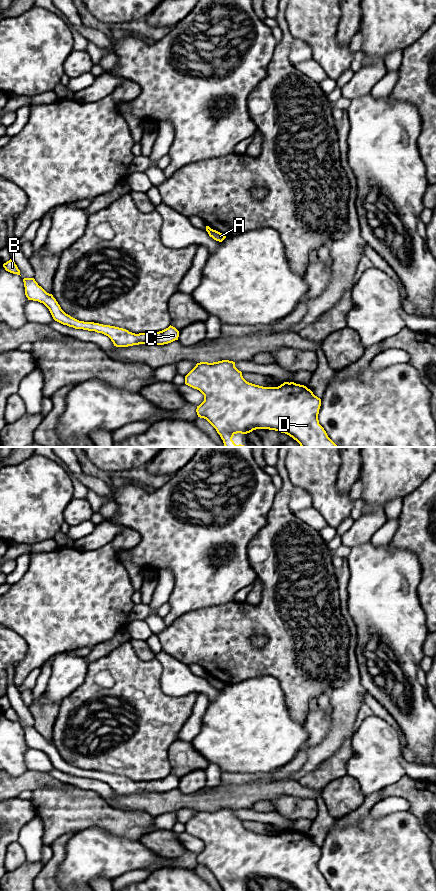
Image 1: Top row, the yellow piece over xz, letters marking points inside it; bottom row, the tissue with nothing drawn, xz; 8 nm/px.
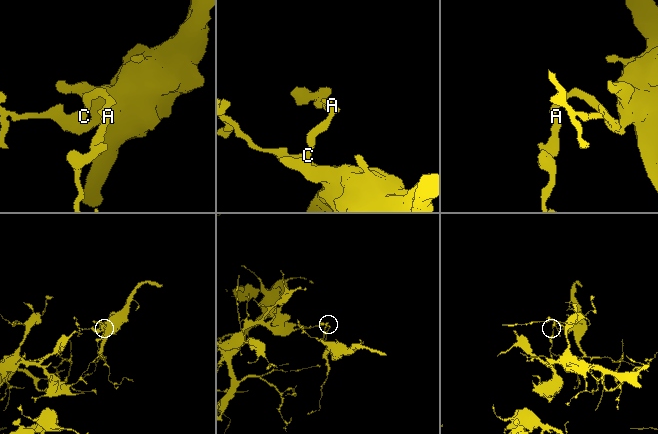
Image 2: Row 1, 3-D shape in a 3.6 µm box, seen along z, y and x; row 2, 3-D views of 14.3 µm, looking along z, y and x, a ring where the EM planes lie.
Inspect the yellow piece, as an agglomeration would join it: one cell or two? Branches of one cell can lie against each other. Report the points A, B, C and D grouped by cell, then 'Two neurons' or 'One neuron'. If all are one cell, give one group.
Groups: A / B C D. Two neurons

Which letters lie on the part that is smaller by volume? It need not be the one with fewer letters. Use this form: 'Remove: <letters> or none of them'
Remove: B, C, D

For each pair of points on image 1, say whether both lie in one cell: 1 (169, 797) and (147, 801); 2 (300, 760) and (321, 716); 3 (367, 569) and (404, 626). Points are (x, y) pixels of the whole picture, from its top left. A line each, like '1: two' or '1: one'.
1: one
2: one
3: one

